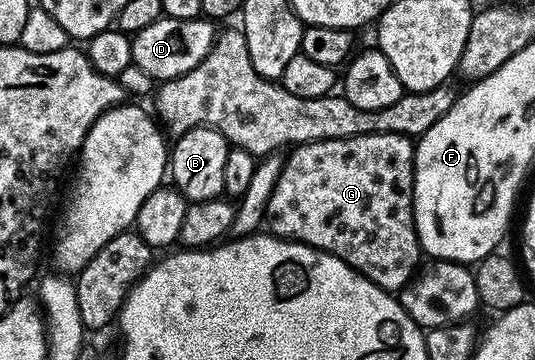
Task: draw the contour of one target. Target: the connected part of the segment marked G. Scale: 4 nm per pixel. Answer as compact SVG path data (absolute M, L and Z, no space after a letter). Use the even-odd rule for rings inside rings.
M365 134L344 140L314 140L308 144L292 147L286 153L283 169L277 178L277 186L273 186L273 194L267 207L266 227L270 235L279 236L283 240L296 240L299 244L307 244L310 248L319 248L323 252L341 258L350 267L355 268L365 278L369 278L379 288L392 294L398 293L416 275L420 267L419 235L415 229L415 211L413 210L413 182L415 181L415 144L412 137L401 134Z

